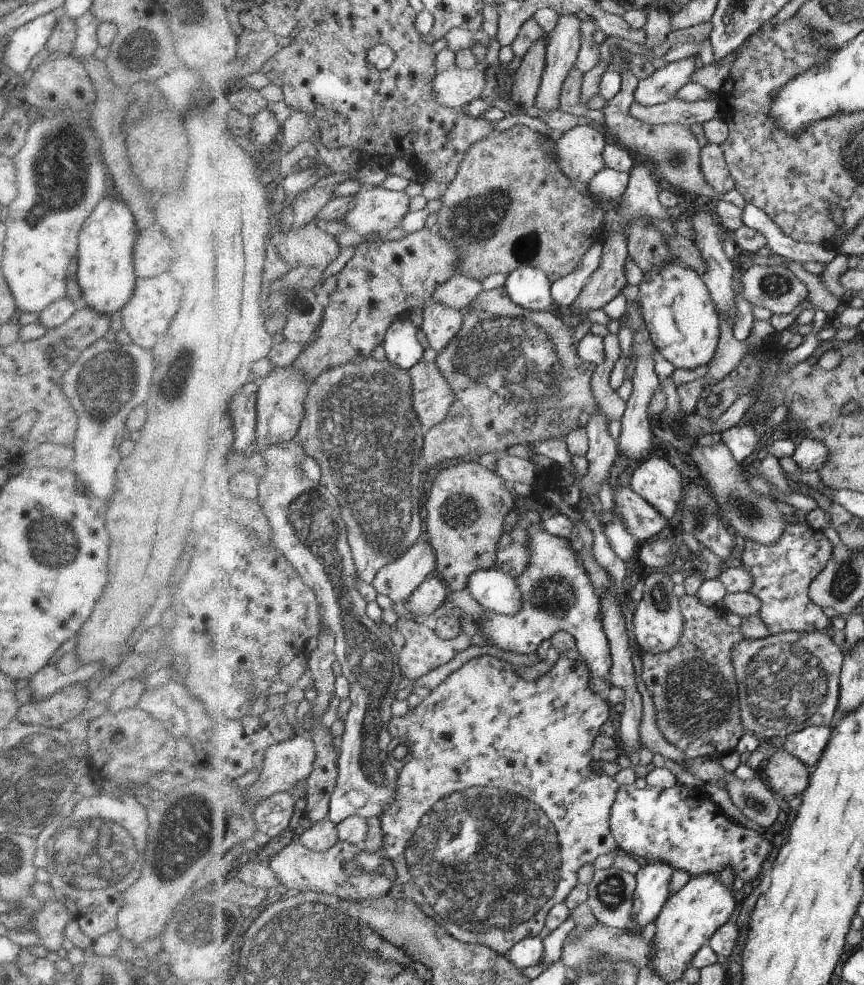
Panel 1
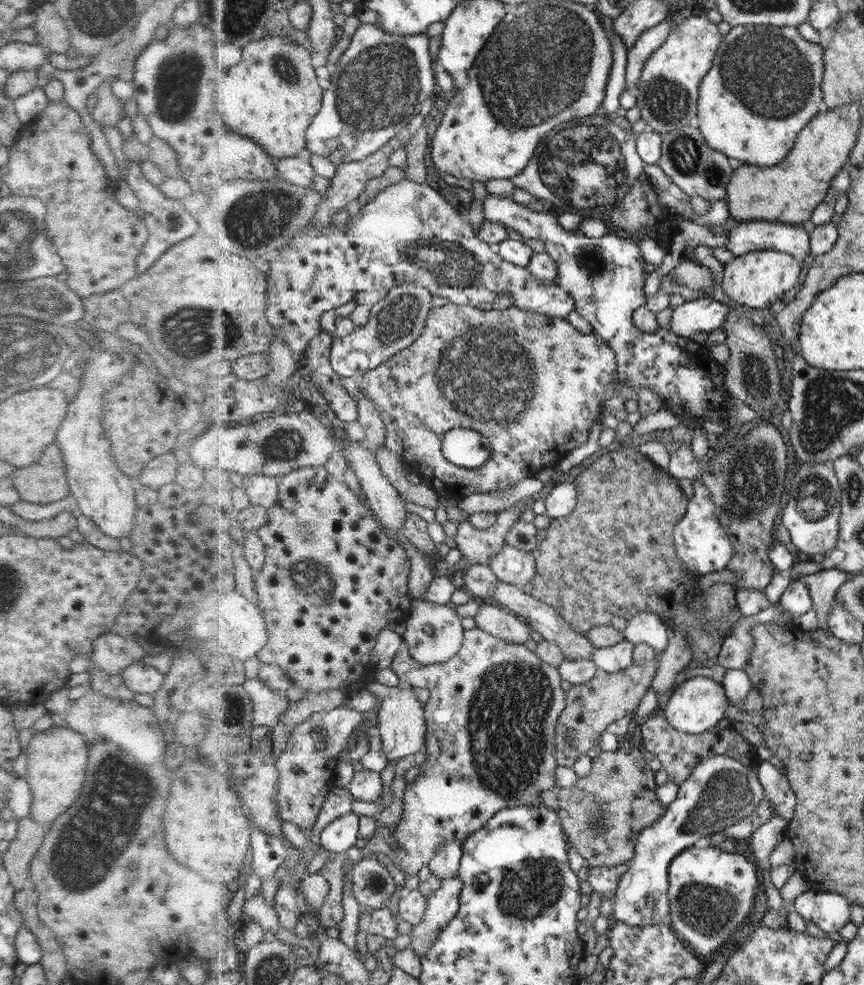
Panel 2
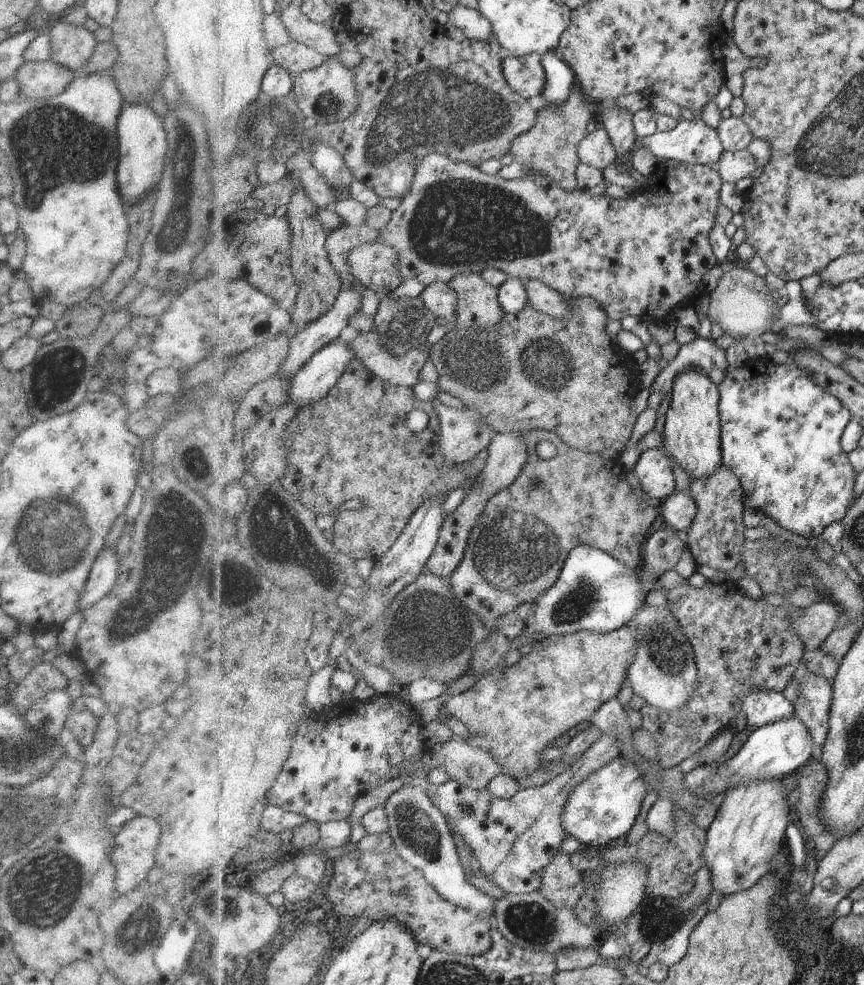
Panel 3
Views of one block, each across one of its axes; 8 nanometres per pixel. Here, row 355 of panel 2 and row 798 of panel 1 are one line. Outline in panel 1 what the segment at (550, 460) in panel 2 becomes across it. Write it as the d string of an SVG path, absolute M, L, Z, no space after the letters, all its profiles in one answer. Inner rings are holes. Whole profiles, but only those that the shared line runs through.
M478 656L452 673L436 690L432 690L421 706L410 710L405 717L395 716L390 724L394 739L404 744L413 742L414 746L409 749L412 760L401 772L397 802L381 818L386 836L382 854L394 862L399 873L399 880L390 892L391 898L412 900L462 943L485 945L504 956L518 942L539 936L553 907L564 903L568 894L579 884L577 873L584 864L593 864L602 855L616 852L617 840L609 826L609 818L610 806L613 806L619 788L613 776L598 773L592 768L592 762L596 760L592 758L592 742L598 737L600 726L608 720L610 710L600 696L594 696L590 688L591 674L588 674L582 661L560 657L550 672L534 682L522 679L511 667L512 664L503 663L494 656Z

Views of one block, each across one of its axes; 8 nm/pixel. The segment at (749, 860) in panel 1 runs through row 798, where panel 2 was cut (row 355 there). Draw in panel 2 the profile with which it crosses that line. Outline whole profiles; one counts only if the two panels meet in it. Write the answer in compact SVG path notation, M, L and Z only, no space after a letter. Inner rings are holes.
M496 194L487 195L483 204L485 220L490 222L501 222L508 229L516 230L524 238L535 238L545 244L545 253L552 257L557 264L557 278L555 283L560 285L575 302L575 311L590 322L595 335L602 337L610 348L613 348L614 355L617 356L617 375L622 383L628 383L630 388L638 392L643 386L650 388L652 393L656 393L663 407L668 407L679 420L689 420L690 422L702 422L710 415L727 415L728 398L732 397L724 383L724 374L719 365L704 345L698 344L689 337L680 336L668 332L668 336L658 334L648 334L640 330L636 324L632 324L632 312L646 304L644 296L644 260L638 250L638 240L618 237L614 232L608 232L600 238L582 236L580 232L566 231L556 222L556 216L547 209L544 211L534 211L528 205L514 202L512 198L498 196Z

